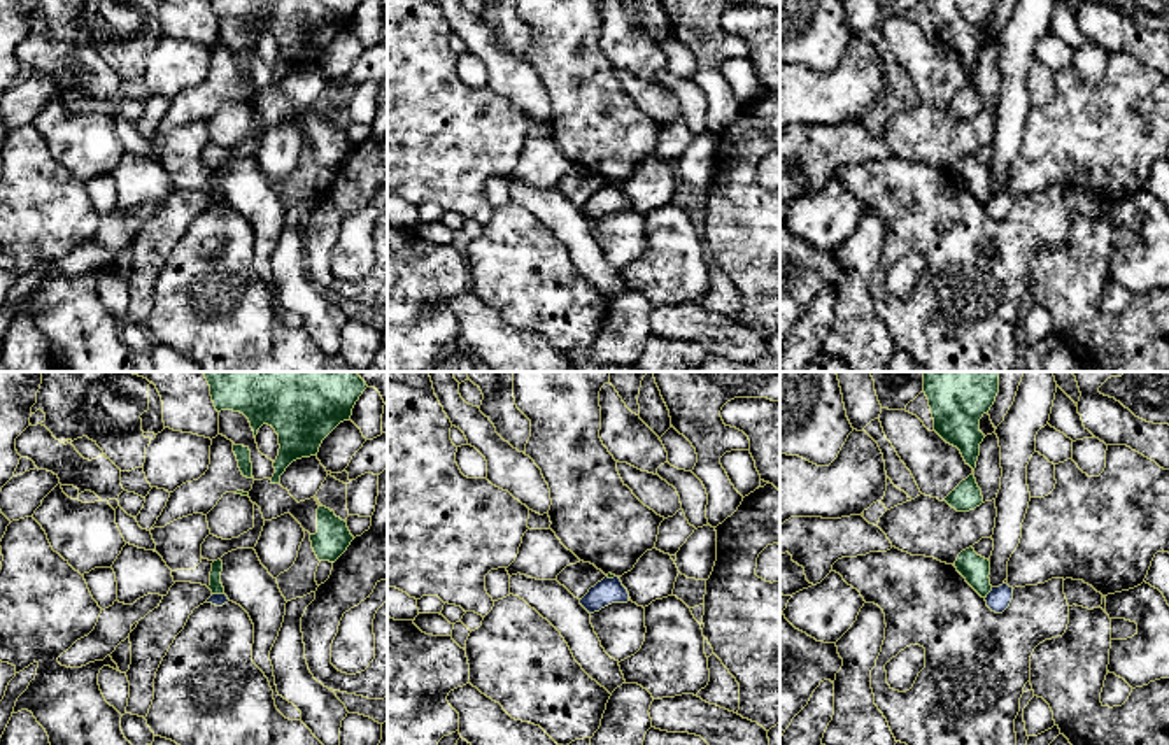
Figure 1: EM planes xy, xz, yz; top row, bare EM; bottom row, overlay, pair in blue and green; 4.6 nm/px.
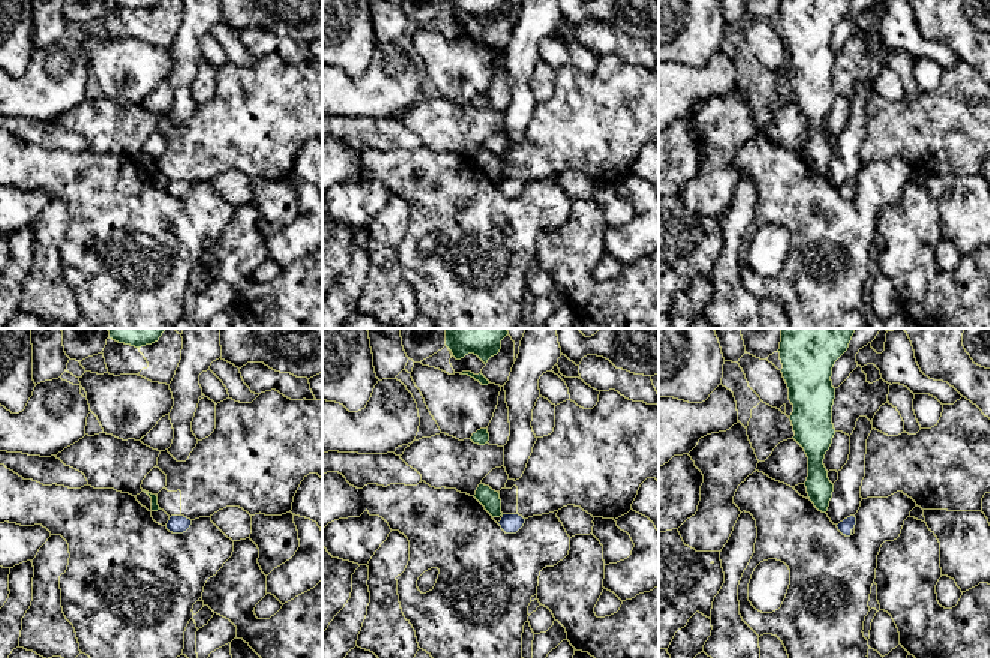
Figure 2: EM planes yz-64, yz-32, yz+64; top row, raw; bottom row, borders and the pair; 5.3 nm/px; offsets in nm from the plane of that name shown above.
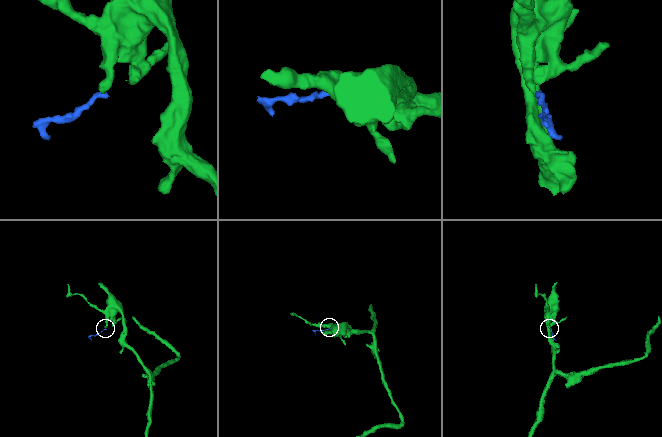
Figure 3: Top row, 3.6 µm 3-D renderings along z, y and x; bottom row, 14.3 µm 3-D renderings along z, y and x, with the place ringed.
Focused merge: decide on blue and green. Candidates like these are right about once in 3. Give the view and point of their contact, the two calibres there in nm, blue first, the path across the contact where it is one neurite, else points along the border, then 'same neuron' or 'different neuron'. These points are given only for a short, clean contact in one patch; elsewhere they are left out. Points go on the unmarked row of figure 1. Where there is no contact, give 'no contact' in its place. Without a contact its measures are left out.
xy (218, 202) | 60/60 nm | along xy (212, 200), (223, 202) | different neuron

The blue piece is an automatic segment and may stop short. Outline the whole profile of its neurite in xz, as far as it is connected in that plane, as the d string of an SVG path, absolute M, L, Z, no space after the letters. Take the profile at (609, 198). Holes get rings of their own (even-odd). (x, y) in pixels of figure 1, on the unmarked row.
M605 184L589 200L580 207L580 212L589 219L599 219L601 216L612 210L627 210L629 200L622 193L619 184L608 186Z

